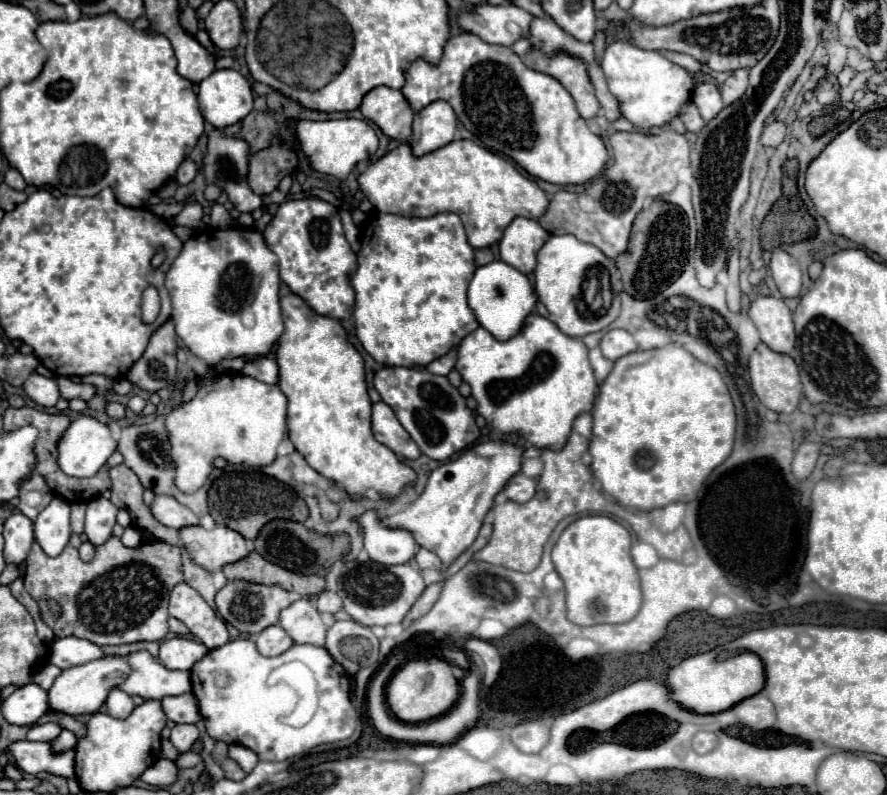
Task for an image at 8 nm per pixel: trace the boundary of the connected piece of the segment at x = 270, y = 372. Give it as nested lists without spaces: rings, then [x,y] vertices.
[[[261,356],[261,358],[255,358],[255,360],[247,362],[241,372],[243,374],[251,374],[253,378],[259,378],[261,382],[275,384],[277,382],[277,376],[279,376],[279,366],[277,366],[277,360],[275,358]]]

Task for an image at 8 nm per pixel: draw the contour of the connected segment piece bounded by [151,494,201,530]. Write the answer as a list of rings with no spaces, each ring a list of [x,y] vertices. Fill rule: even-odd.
[[[157,494],[153,504],[151,504],[151,512],[153,516],[169,526],[169,528],[183,528],[183,526],[193,526],[193,524],[201,524],[201,520],[183,504],[179,504],[173,496],[167,496],[167,494]]]

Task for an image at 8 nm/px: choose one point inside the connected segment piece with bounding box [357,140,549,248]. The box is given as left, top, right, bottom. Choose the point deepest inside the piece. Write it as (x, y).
(486, 191)

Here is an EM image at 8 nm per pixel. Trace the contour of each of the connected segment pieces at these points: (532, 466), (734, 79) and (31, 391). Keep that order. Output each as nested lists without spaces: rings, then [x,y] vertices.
[[[540,456],[534,458],[523,458],[521,473],[536,479],[542,472]]]
[[[735,70],[721,86],[721,96],[723,96],[723,102],[725,106],[733,104],[735,100],[739,100],[743,96],[743,92],[747,90],[749,86],[749,78],[747,78],[747,70]]]
[[[31,372],[29,378],[25,380],[23,384],[25,392],[41,406],[45,408],[51,408],[55,406],[55,402],[59,400],[59,388],[57,388],[57,382],[53,378],[47,378],[47,376],[41,376],[37,372]]]

